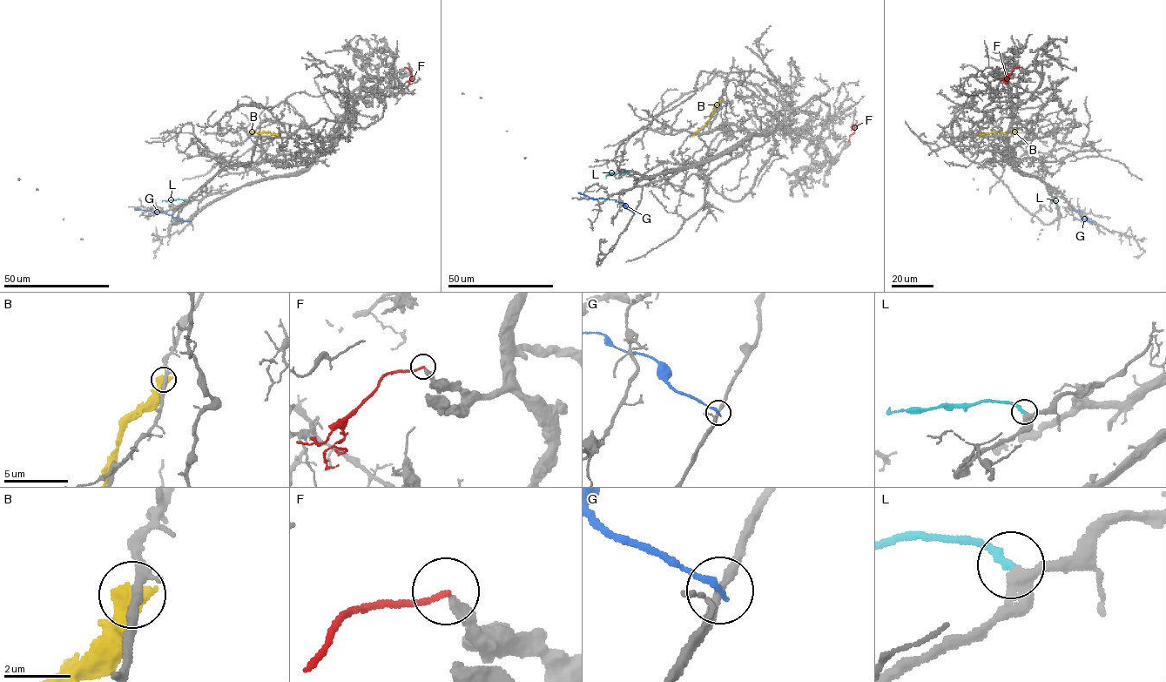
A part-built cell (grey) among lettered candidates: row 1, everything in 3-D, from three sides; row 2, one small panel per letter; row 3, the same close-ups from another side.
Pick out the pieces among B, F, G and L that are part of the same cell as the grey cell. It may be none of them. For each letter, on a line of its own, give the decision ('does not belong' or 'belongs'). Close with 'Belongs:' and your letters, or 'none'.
B: does not belong
F: does not belong
G: does not belong
L: belongs
Belongs: L

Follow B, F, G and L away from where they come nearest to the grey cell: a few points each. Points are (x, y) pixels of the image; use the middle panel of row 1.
B: (721, 98), (711, 118), (692, 135)
F: (848, 140), (854, 131), (853, 127)
G: (634, 212), (615, 199), (591, 199), (578, 192)
L: (628, 172), (609, 172), (605, 177)

